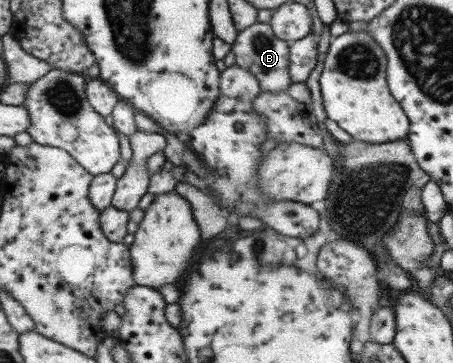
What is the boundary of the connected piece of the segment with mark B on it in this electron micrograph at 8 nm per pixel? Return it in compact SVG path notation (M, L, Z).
M269 22L256 23L239 32L239 38L233 44L232 51L236 58L235 64L255 74L263 91L286 92L293 84L290 73L290 46L290 43L277 38Z

